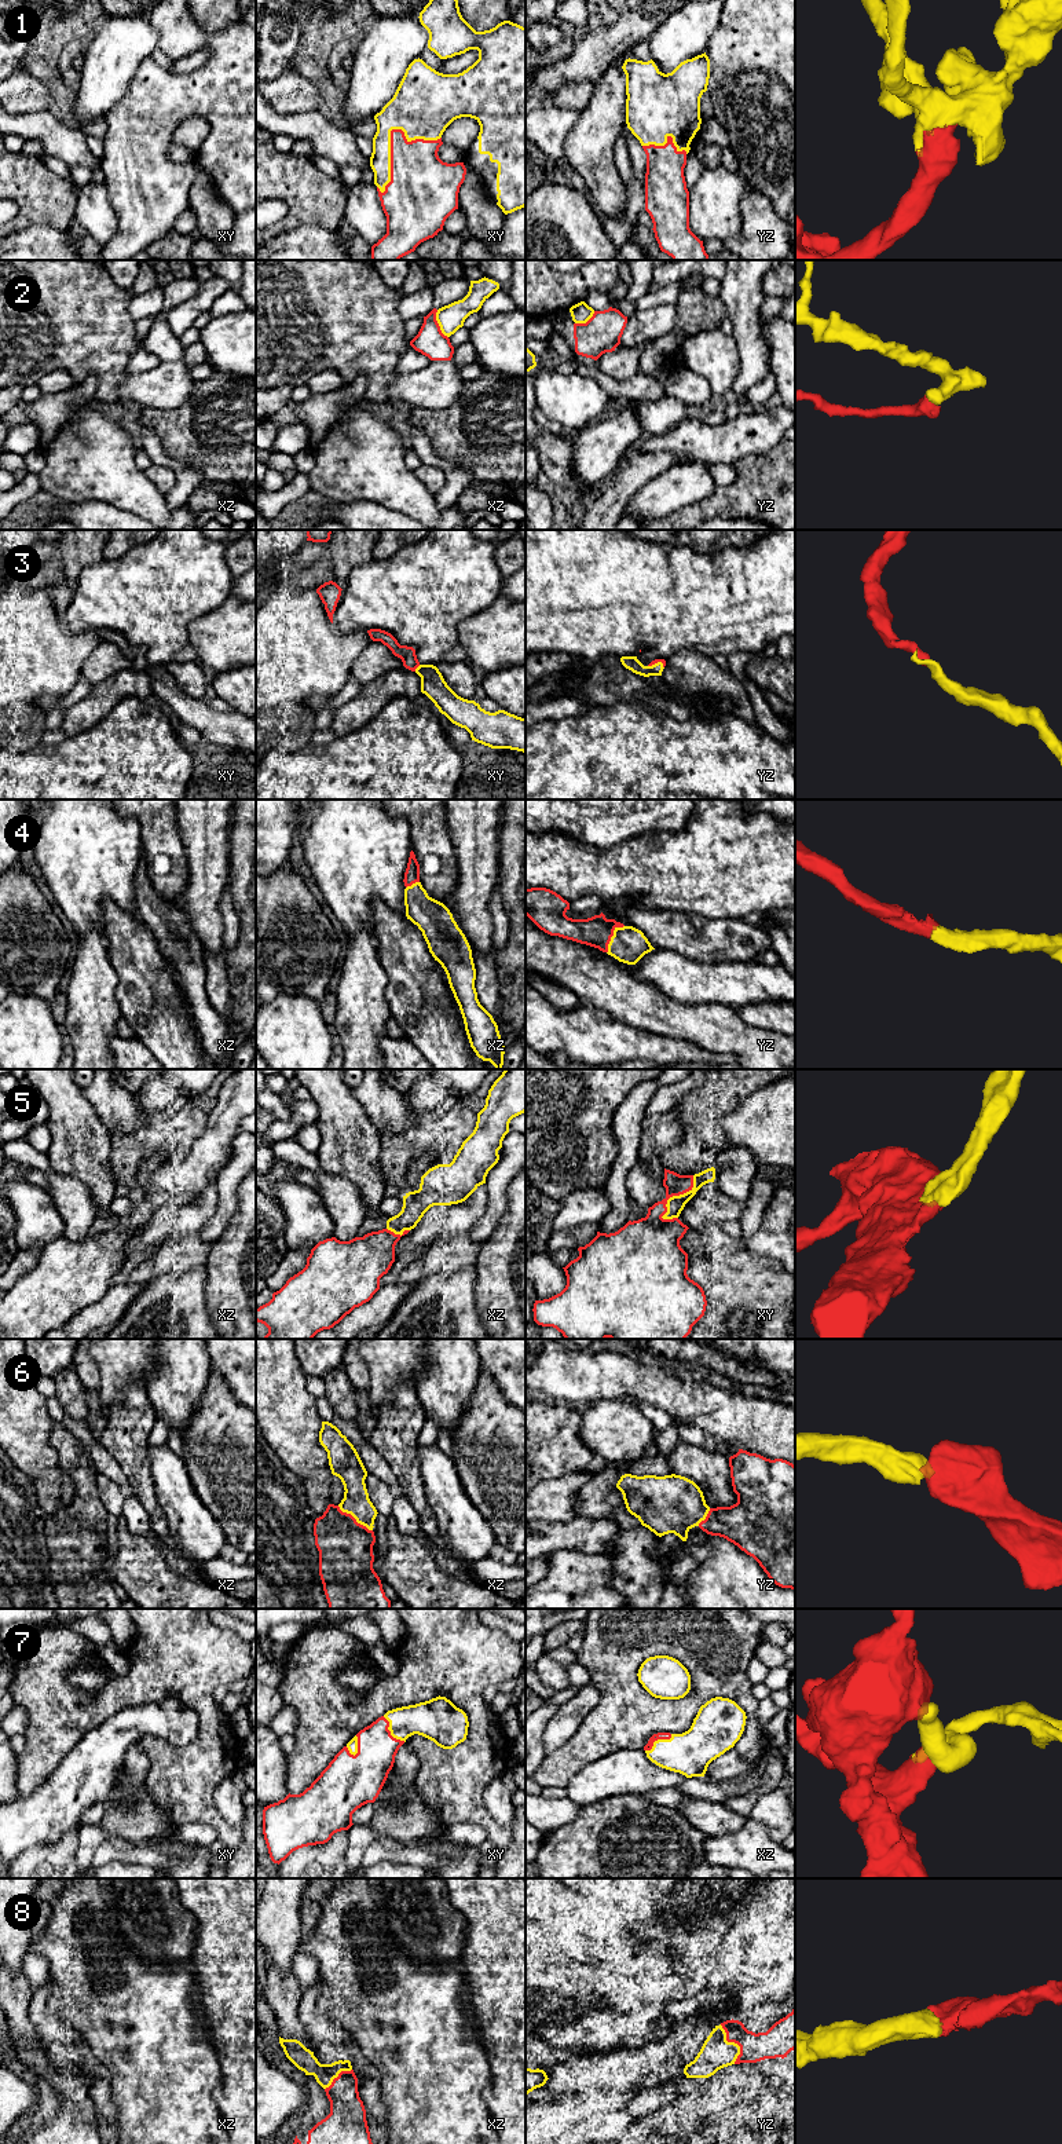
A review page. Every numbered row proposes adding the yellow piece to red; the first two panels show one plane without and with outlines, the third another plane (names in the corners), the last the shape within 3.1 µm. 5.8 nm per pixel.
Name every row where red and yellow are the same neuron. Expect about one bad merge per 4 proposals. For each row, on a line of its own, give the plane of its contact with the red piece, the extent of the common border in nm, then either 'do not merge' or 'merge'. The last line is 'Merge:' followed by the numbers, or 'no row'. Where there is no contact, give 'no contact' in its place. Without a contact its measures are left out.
1: meets red in xy; contact 480 nm long; merge
2: meets red in xz; contact 180 nm long; do not merge
3: meets red in xy; contact 50 nm long; merge
4: meets red in yz; contact 190 nm long; merge
5: meets red in xy; contact 320 nm long; merge
6: meets red in xz; contact 260 nm long; merge
7: meets red in xz; contact 190 nm long; merge
8: meets red in yz; contact 240 nm long; merge
Merge: 1, 3, 4, 5, 6, 7, 8

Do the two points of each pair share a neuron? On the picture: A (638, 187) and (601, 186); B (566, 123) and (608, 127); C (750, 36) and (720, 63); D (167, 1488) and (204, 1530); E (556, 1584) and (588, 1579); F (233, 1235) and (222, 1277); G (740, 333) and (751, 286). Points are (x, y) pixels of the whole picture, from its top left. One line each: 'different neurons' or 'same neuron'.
A: different neurons
B: different neurons
C: same neuron
D: same neuron
E: same neuron
F: same neuron
G: same neuron

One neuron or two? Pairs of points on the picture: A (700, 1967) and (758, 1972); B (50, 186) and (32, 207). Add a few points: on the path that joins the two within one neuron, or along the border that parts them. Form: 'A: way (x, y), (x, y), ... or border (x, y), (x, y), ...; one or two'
A: border (724, 1936), (716, 1952), (716, 1969); two
B: way (44, 191), (37, 201); one

